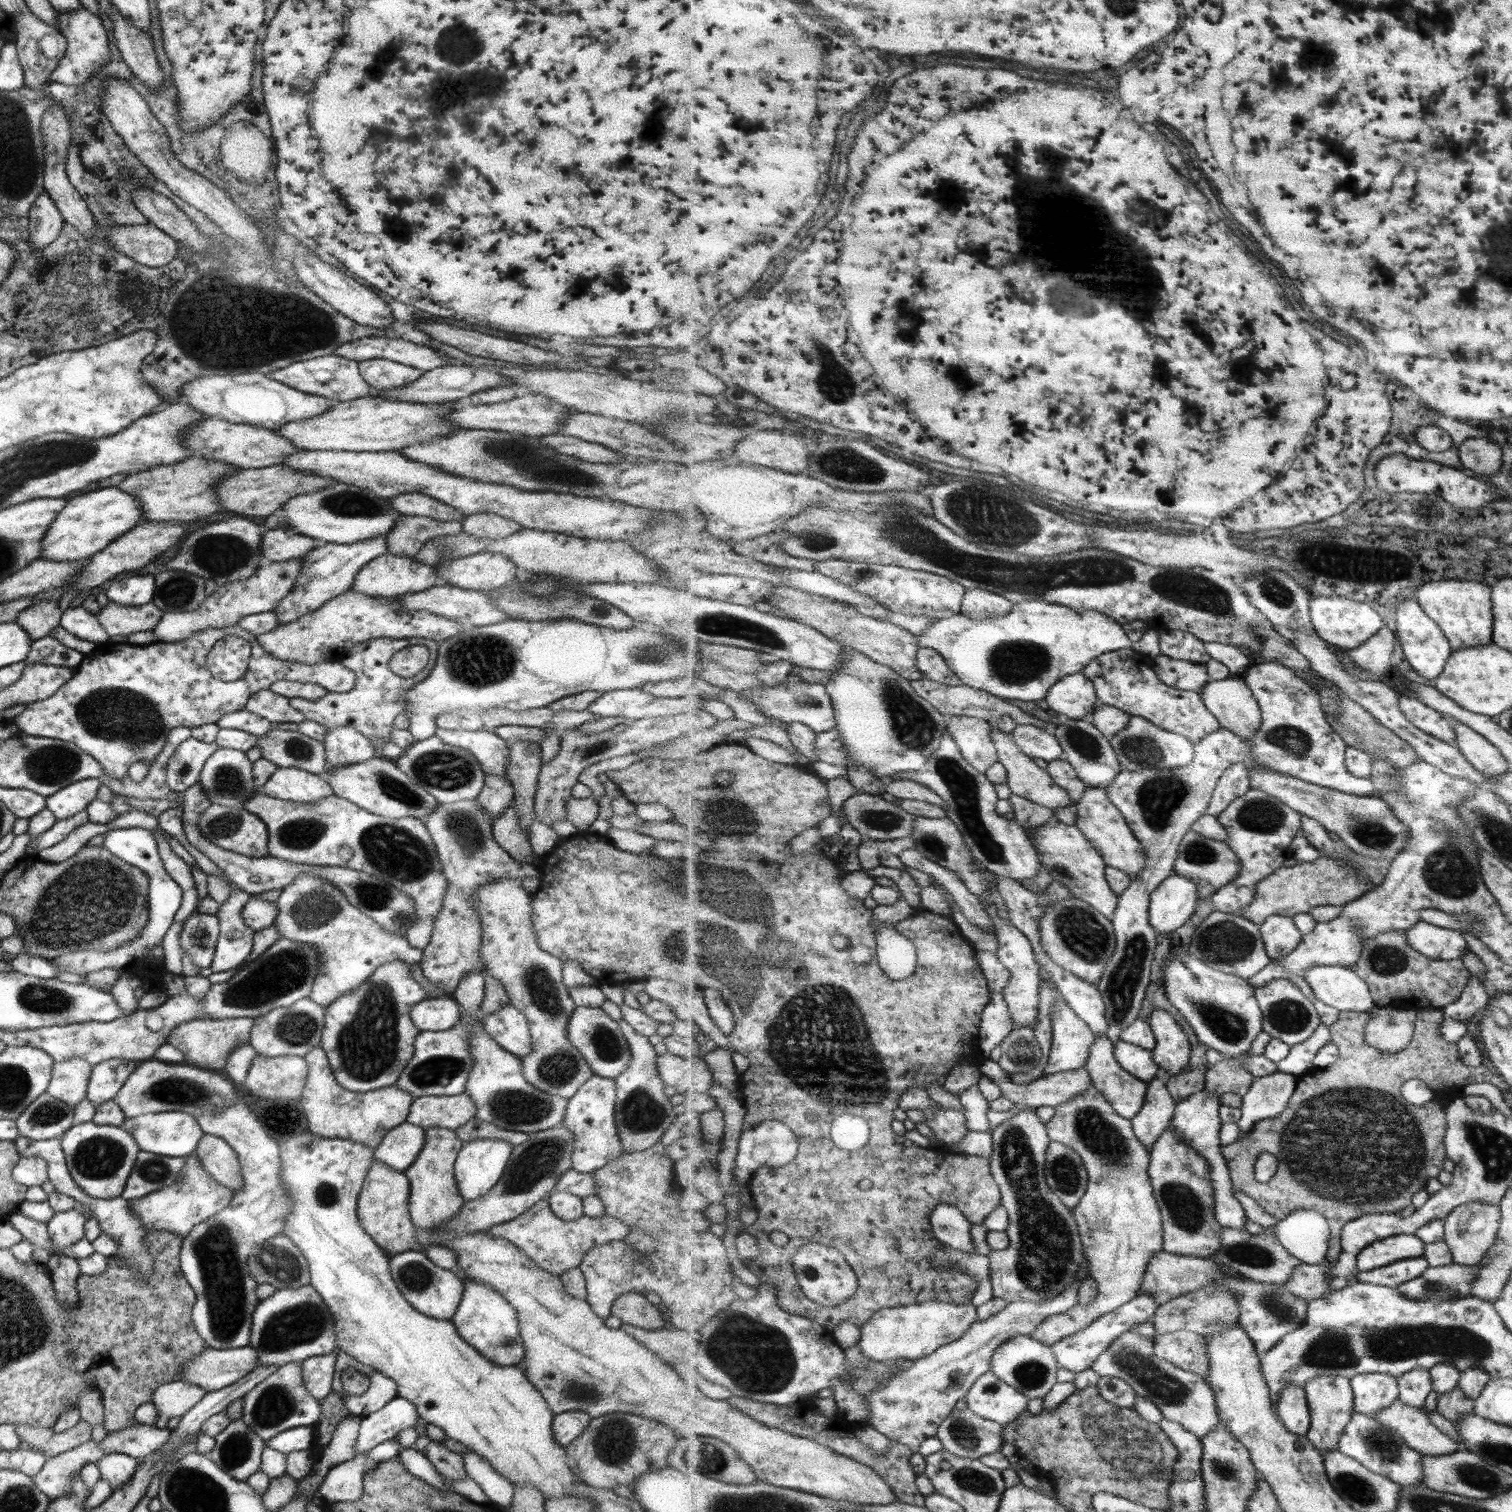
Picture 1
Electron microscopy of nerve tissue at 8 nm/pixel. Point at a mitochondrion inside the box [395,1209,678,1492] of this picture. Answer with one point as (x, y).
(614, 1443)

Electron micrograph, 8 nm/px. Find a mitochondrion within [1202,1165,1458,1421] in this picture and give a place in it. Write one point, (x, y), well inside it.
(1251, 1255)

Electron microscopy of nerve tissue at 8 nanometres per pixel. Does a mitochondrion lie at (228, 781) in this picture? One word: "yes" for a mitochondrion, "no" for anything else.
yes

